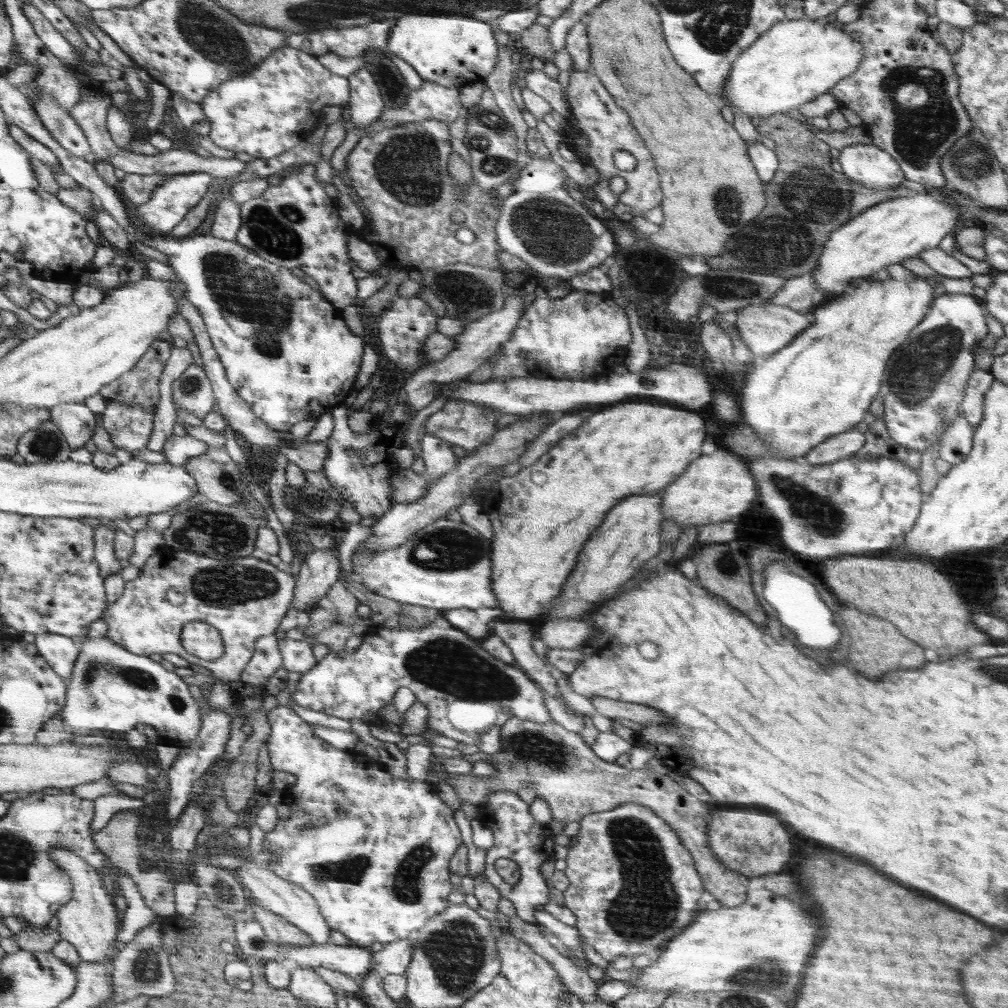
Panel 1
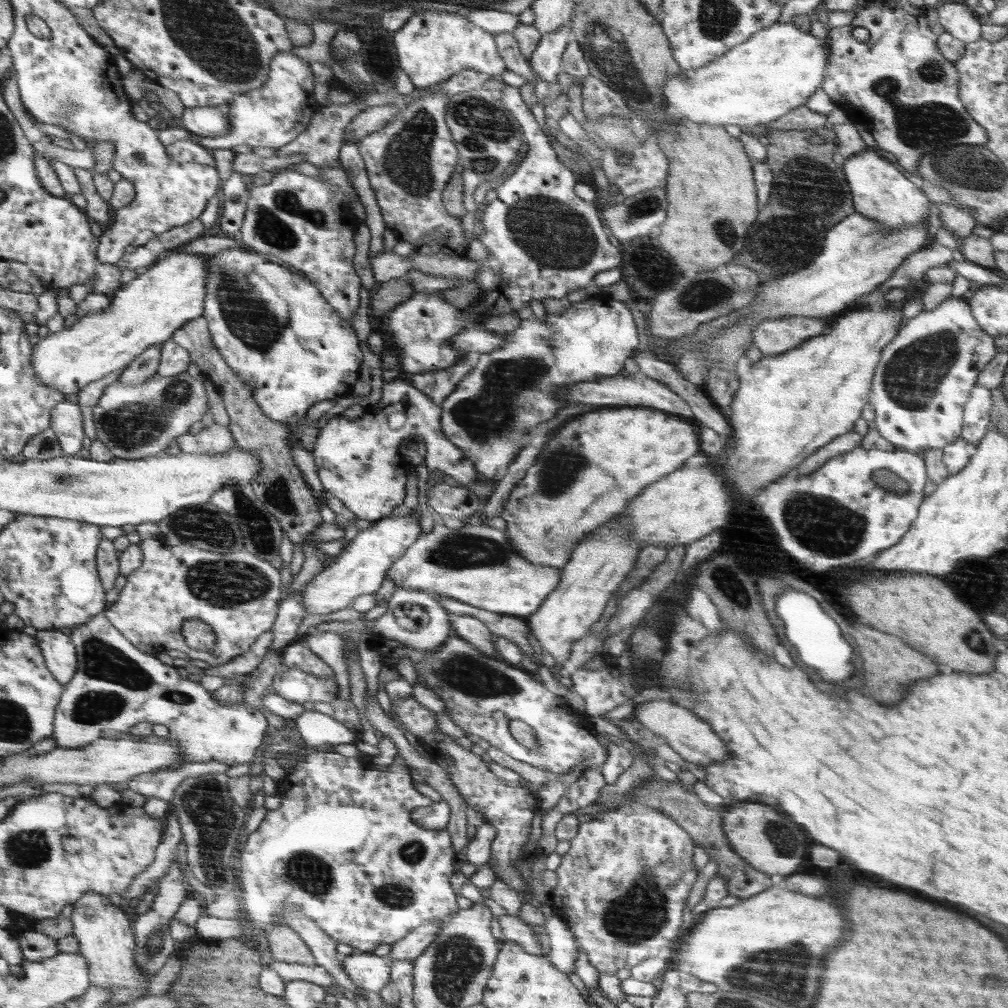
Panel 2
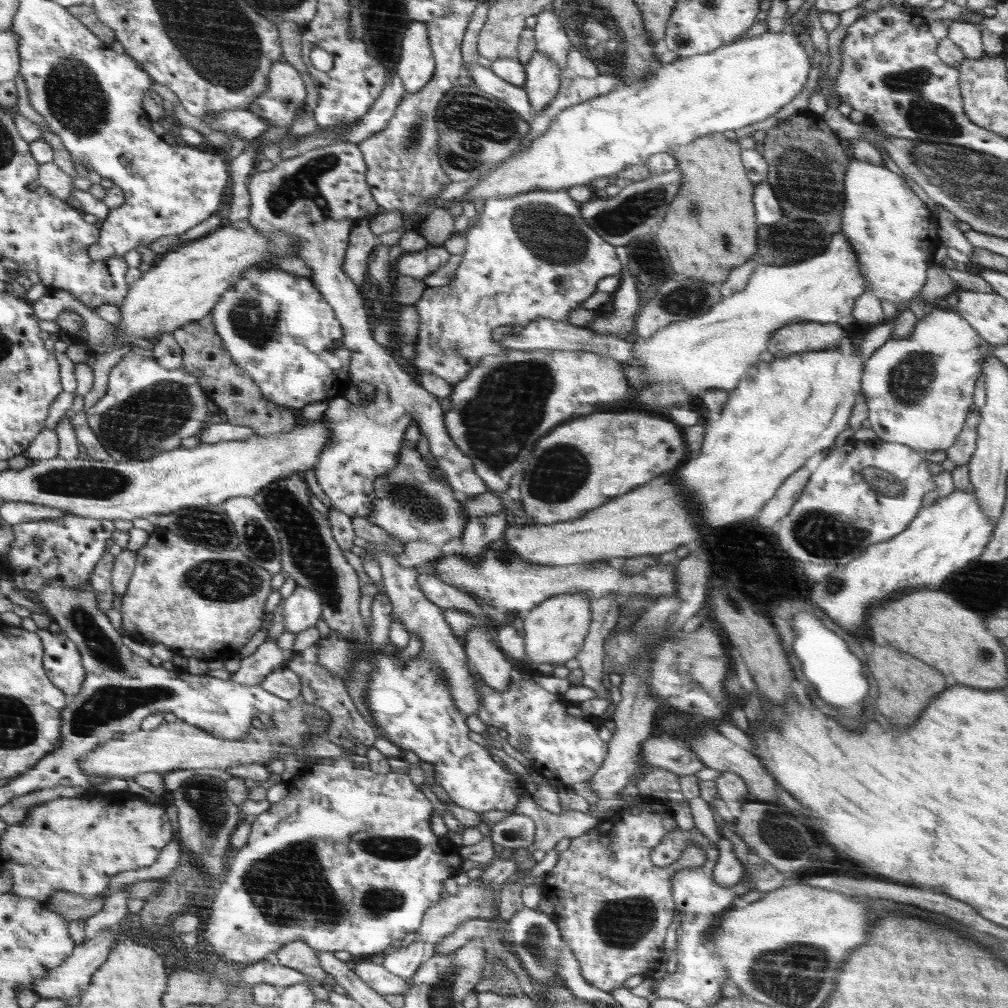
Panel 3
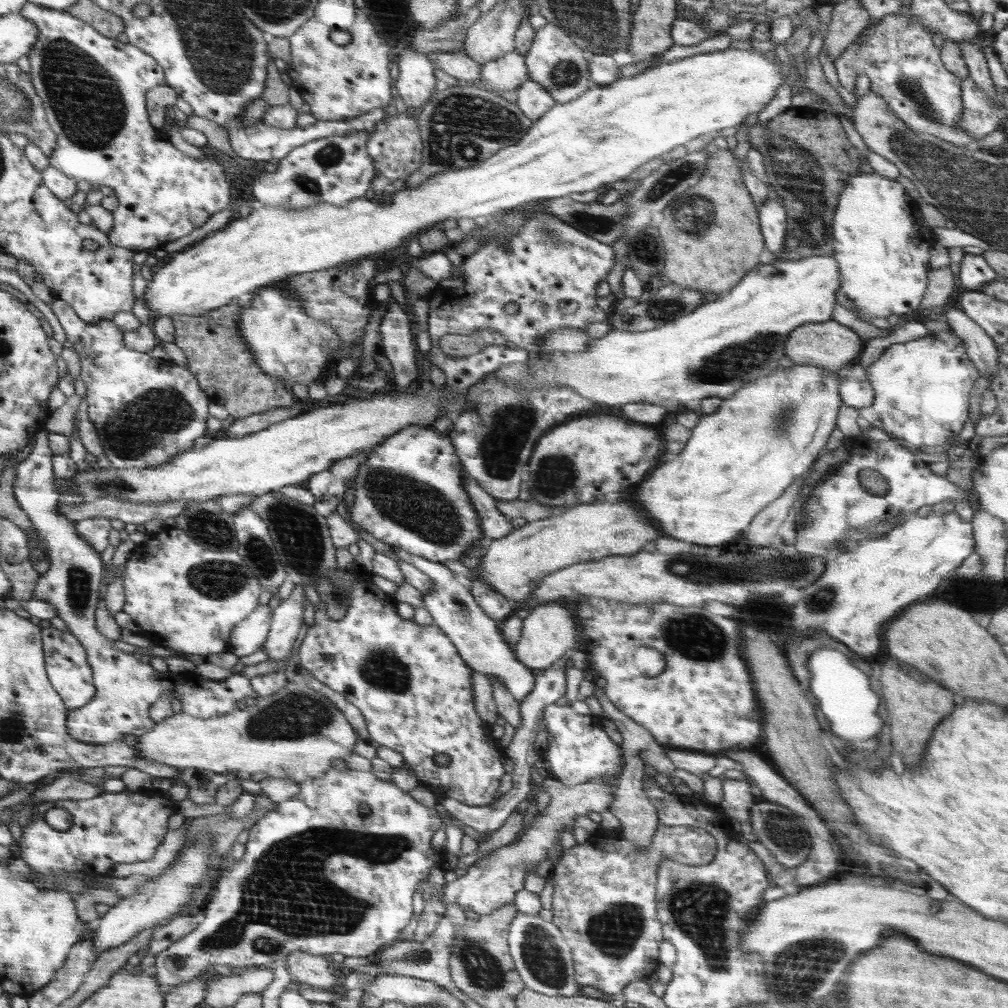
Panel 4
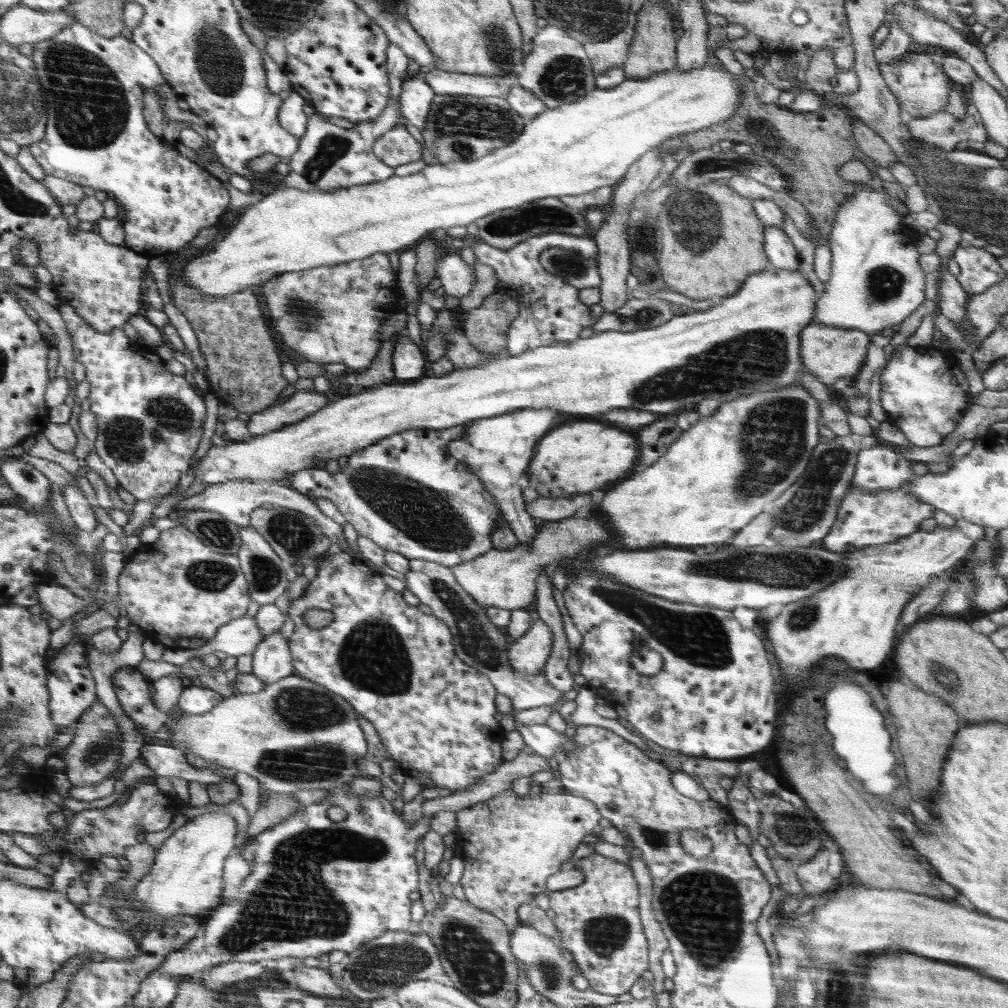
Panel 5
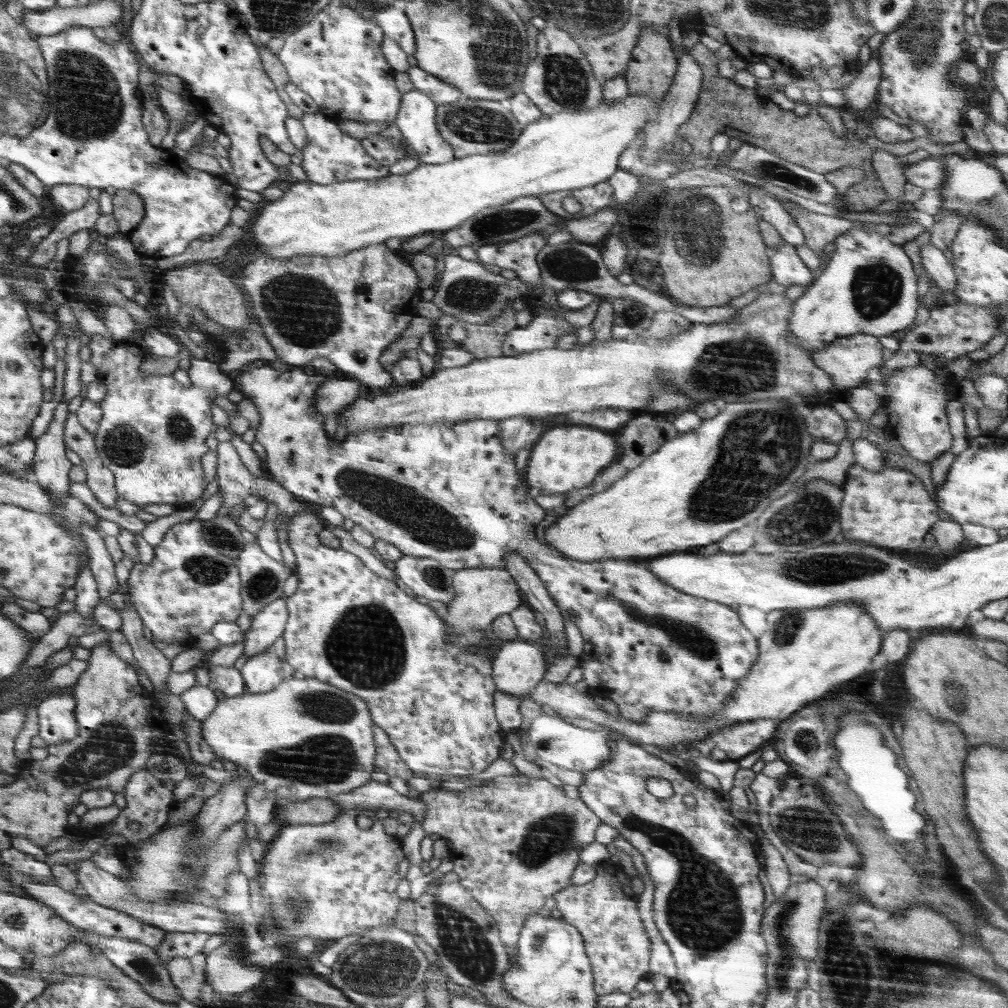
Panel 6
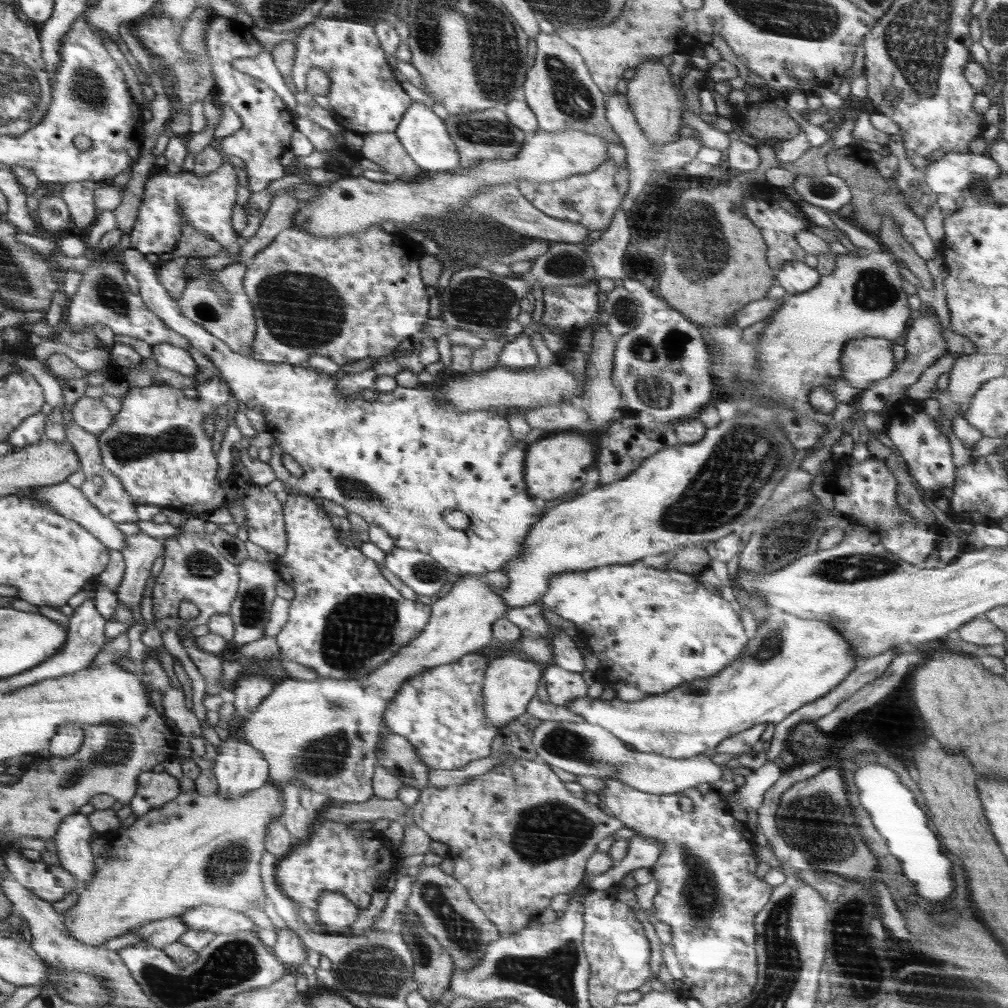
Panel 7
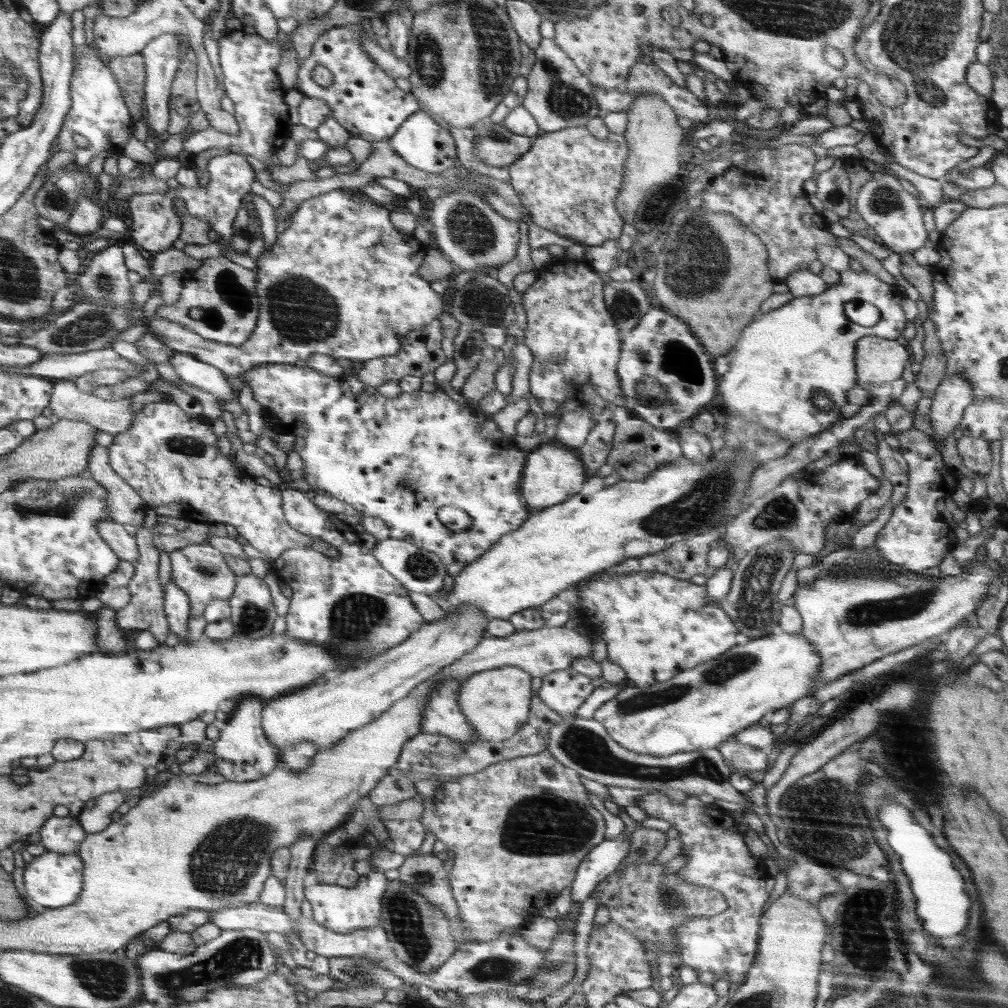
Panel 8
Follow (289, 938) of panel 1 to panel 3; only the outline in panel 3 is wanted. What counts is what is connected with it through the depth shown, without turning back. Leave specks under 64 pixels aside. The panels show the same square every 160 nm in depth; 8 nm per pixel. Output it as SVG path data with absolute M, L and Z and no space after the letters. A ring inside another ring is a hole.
M305 942L288 943L275 953L282 966L293 968L303 975L312 977L315 984L320 984L326 978L327 971L322 967L318 951L315 948L310 948Z

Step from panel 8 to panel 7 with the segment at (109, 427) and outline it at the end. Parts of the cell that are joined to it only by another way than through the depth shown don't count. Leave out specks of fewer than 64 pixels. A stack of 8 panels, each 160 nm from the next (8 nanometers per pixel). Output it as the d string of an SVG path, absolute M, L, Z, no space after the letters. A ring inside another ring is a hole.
M84 396L72 403L70 408L75 425L81 431L99 435L114 422L114 415L100 397Z

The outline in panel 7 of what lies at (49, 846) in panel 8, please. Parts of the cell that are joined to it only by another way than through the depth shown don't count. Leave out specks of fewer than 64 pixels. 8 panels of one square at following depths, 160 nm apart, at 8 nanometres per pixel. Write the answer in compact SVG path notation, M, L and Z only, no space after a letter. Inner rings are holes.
M78 812L63 818L59 830L52 838L61 866L75 875L78 886L80 883L84 886L84 882L92 880L95 875L90 843L94 831L87 815Z

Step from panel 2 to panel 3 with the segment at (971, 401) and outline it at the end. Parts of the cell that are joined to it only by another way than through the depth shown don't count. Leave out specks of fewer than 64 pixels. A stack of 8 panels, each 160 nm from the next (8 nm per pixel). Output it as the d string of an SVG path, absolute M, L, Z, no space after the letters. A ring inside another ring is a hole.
M972 406L961 432L956 436L953 446L945 450L948 457L940 463L942 469L951 472L951 470L963 464L968 465L968 461L976 448L976 438L978 437L978 432L976 431L979 420L978 407Z

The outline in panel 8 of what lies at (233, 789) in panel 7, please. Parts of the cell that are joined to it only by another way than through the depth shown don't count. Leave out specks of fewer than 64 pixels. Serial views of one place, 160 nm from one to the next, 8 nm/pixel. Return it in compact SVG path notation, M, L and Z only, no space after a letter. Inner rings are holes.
M258 698L244 699L238 702L239 704L233 712L228 717L222 718L219 738L213 744L217 774L222 775L226 781L230 782L260 780L275 771L280 756L274 745L264 736L262 727L264 703Z

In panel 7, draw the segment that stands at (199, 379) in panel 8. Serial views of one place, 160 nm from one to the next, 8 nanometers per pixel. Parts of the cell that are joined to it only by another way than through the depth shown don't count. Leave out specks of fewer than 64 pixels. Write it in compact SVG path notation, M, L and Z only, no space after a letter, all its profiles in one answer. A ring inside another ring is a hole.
M162 343L151 345L153 357L157 360L160 367L171 368L193 377L198 374L202 368L198 366L190 356L188 350L174 346L173 344Z

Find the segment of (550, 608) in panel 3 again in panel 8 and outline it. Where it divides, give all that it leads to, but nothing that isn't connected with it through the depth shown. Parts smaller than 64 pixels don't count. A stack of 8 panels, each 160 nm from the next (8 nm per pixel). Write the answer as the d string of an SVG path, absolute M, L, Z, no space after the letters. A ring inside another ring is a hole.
M512 665L482 671L466 678L459 690L459 707L473 728L473 742L501 741L516 735L527 722L528 704L532 698L530 680L523 668Z

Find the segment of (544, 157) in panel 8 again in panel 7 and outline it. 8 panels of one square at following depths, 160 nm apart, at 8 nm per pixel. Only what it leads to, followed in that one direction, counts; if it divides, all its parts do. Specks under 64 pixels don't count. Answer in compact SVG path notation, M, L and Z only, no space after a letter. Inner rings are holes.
M606 160L598 169L588 174L575 175L554 183L520 181L518 188L523 198L543 214L583 224L590 232L607 230L610 226L630 187L630 176L631 168L628 164L616 165L613 161Z

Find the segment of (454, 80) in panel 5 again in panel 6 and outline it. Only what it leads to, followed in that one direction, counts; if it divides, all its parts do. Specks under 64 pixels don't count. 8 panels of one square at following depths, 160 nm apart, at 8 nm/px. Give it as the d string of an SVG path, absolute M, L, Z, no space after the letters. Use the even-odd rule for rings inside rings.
M418 66L410 67L407 73L414 88L428 95L436 105L453 103L463 96L459 88L445 83Z

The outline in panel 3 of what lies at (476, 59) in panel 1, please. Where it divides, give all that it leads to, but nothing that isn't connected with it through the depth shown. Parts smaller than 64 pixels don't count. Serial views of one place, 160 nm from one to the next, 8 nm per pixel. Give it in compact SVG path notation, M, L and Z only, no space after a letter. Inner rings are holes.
M411 21L404 31L396 72L402 79L405 92L423 89L435 71L427 24Z

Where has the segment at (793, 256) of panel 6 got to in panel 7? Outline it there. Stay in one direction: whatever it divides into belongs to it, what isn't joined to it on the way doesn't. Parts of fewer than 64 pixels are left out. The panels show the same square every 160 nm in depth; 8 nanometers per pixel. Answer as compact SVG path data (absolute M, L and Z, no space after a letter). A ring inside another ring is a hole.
M791 260L783 264L775 279L776 284L785 288L791 296L814 288L820 282L821 275L804 261Z

